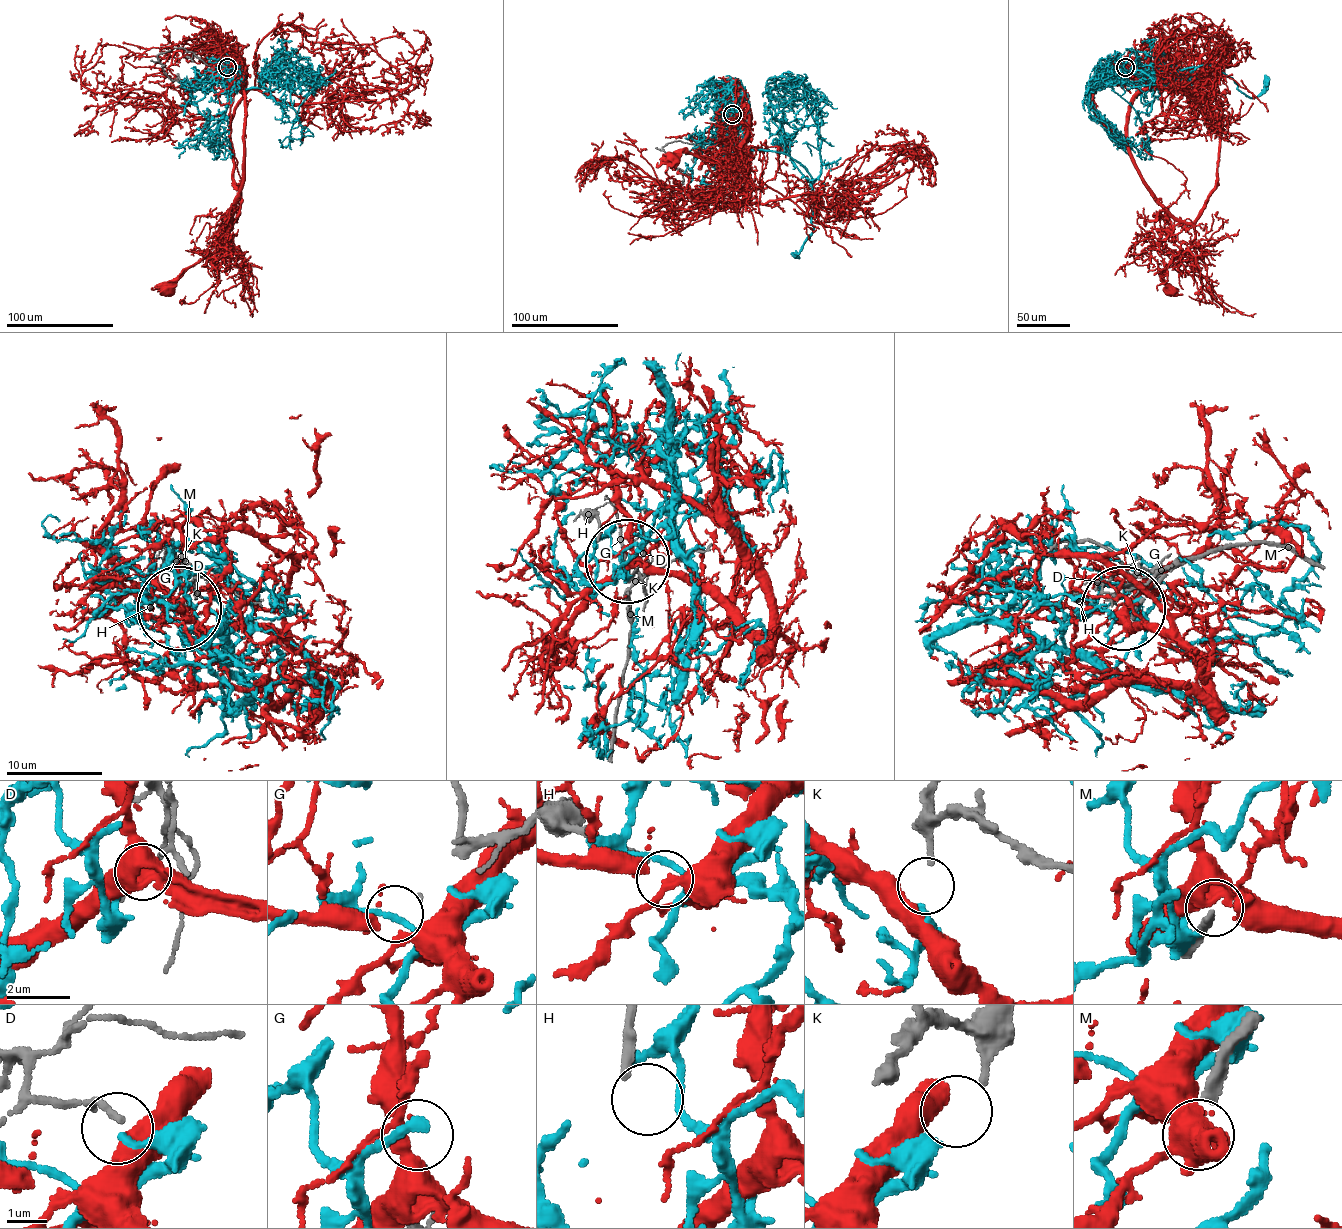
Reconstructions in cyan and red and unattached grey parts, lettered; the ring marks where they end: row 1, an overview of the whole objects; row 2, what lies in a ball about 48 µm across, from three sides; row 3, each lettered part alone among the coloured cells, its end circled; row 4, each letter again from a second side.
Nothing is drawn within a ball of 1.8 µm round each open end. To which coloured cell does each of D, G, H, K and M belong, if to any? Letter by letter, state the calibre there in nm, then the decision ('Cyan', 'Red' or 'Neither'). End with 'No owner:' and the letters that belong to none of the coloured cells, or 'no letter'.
D: Thickness 140 nm. Neither
G: Thickness 80 nm. Neither
H: Thickness 240 nm. Neither
K: Thickness 200 nm. Cyan
M: Thickness 280 nm. Neither
No owner: D, G, H, M

